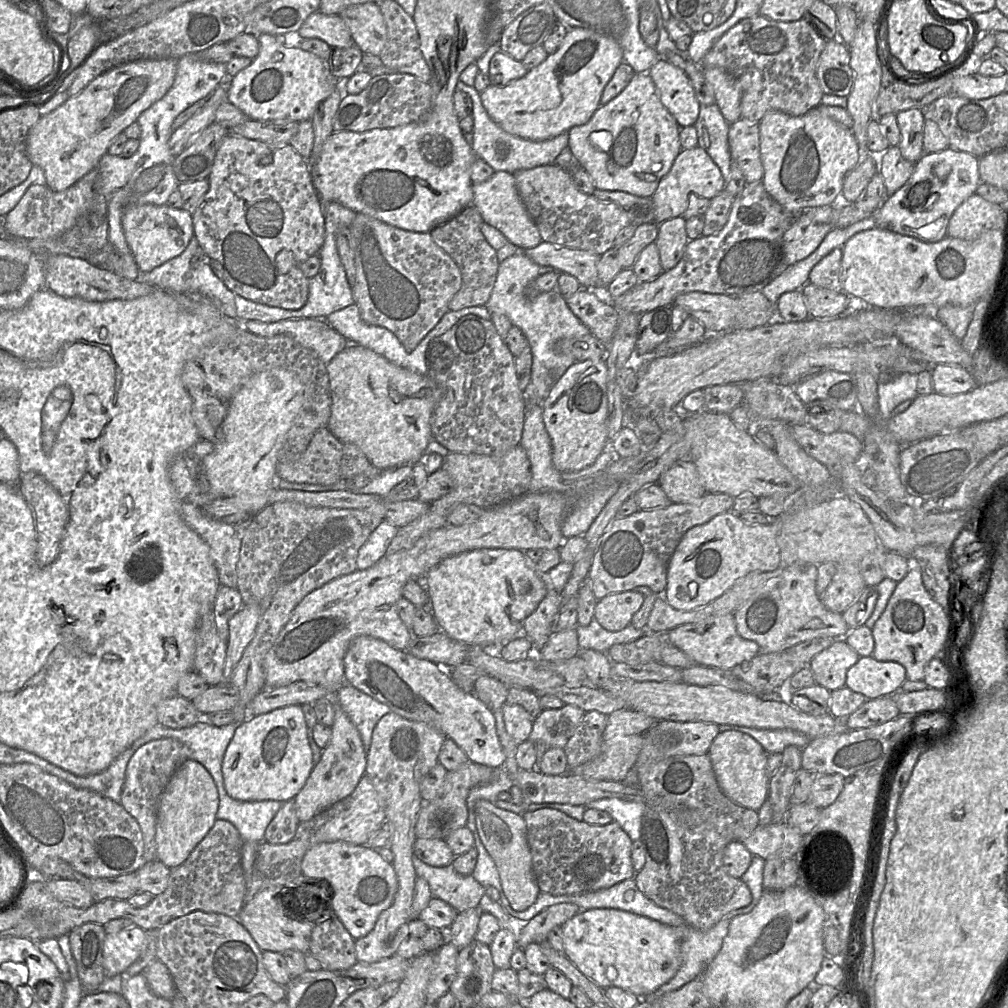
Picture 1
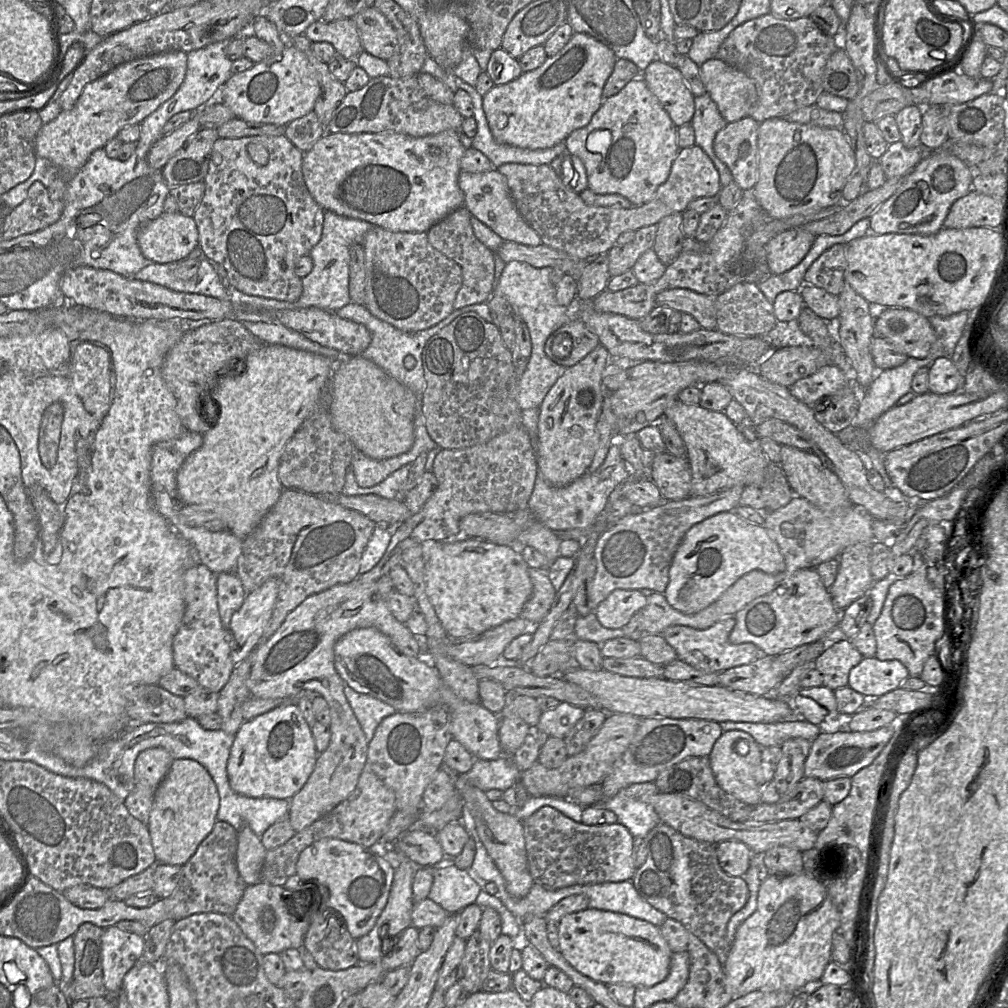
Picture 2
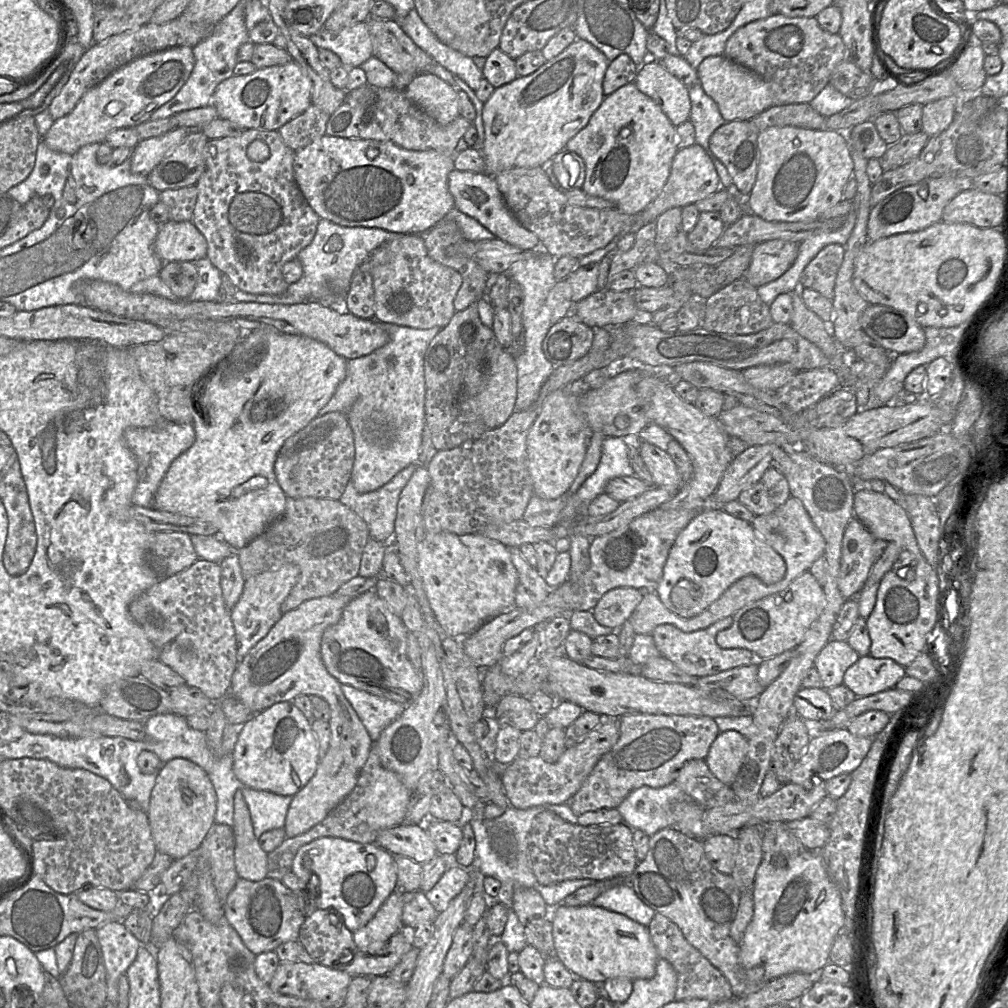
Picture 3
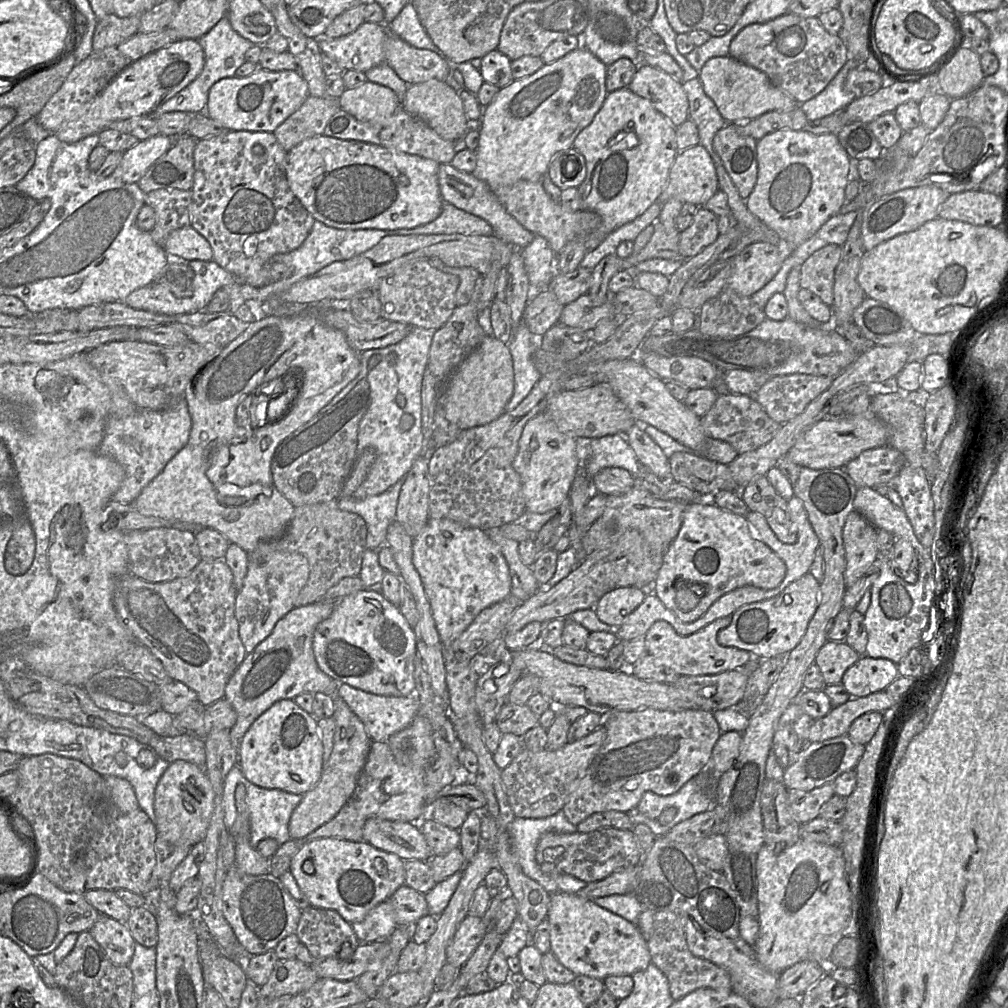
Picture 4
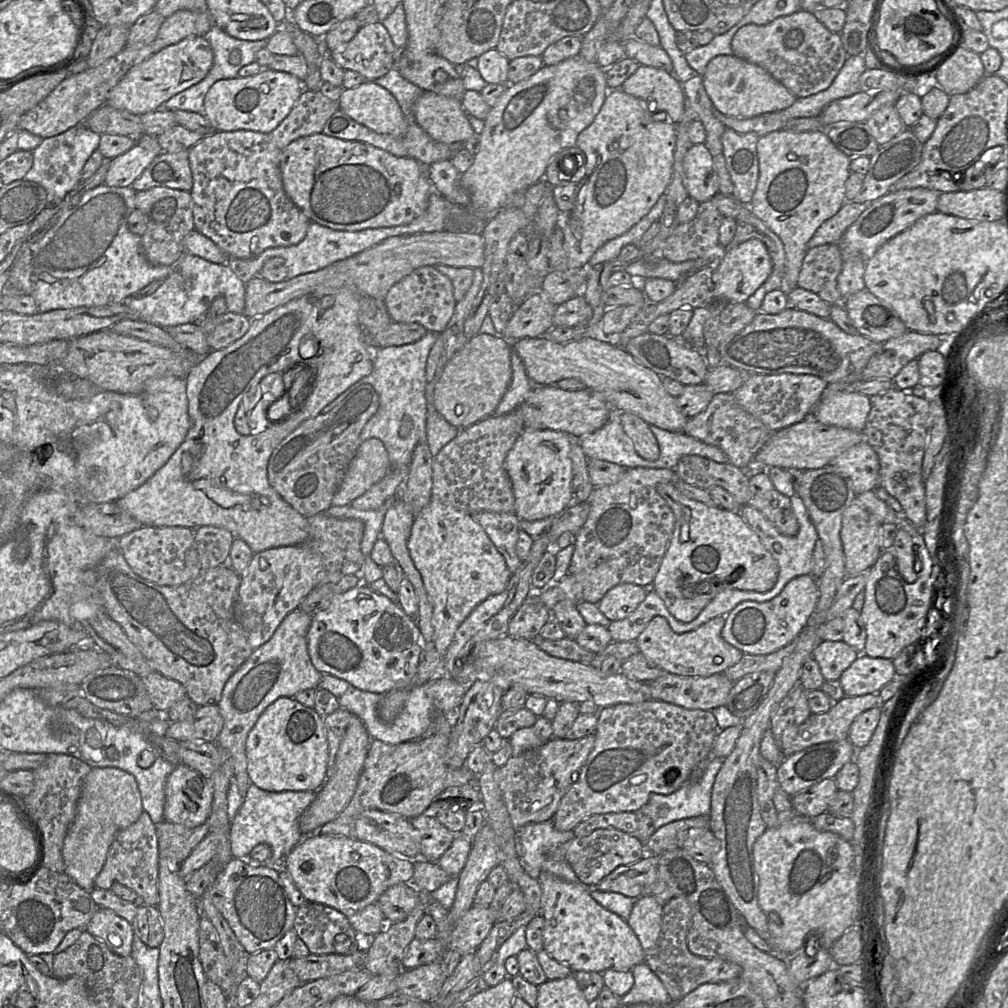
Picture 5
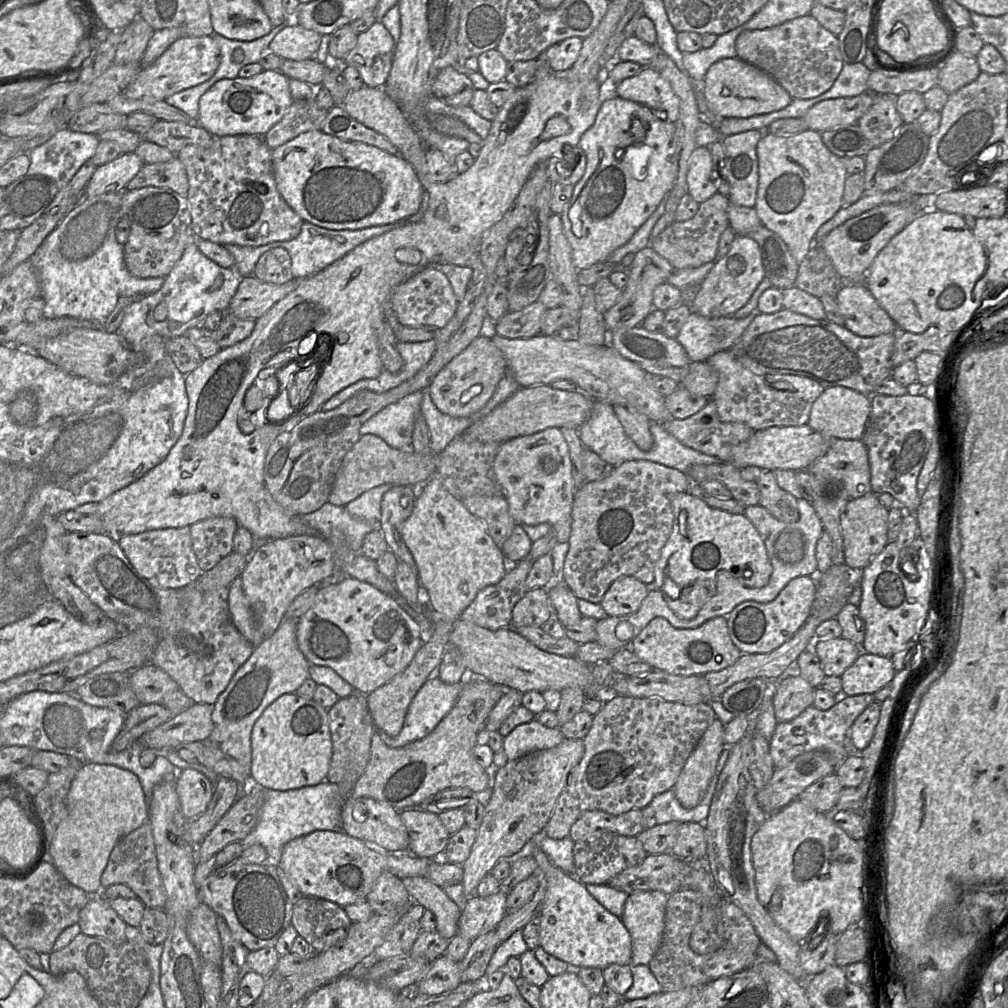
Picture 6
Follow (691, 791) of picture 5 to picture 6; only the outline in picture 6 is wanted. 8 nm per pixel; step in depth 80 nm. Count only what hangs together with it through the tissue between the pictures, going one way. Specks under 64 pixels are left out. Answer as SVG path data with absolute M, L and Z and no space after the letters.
M726 747L720 754L715 773L709 783L706 793L695 808L686 809L682 807L676 799L673 789L654 796L649 805L655 812L656 824L665 824L668 822L704 823L708 817L712 797L717 786L719 775L728 759L729 750L730 747Z

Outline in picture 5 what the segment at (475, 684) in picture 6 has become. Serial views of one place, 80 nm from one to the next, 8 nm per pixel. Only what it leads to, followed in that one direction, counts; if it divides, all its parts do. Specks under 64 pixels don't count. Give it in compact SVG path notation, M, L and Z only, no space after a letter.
M429 732L422 738L387 744L372 739L353 797L345 808L315 834L354 837L356 819L366 810L377 809L411 819L428 811L431 802L451 786L475 784L476 776L466 766L451 769L445 763L450 736Z

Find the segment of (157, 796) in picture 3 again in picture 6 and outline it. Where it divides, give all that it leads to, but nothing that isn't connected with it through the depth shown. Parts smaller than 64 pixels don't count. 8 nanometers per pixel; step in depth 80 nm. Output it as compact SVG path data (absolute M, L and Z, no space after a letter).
M191 768L178 770L175 786L181 811L187 820L196 819L206 811L214 784L202 772Z

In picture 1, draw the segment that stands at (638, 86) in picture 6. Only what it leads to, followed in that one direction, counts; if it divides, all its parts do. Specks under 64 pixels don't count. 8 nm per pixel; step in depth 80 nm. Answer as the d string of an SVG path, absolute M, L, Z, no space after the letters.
M659 58L648 74L655 84L662 104L678 125L694 126L701 104L686 73L665 58Z

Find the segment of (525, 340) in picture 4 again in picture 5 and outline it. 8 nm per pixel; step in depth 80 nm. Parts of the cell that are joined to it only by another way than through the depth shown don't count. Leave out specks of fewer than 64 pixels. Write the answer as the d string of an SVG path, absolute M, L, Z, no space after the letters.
M514 350L511 352L511 368L511 383L490 417L500 416L516 410L523 403L531 389L535 387L528 378L520 357Z

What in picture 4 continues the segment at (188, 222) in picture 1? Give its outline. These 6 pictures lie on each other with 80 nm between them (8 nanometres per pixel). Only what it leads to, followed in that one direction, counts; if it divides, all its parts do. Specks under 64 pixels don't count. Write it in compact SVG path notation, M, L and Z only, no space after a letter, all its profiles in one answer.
M191 225L171 232L163 249L172 260L213 260L210 243Z

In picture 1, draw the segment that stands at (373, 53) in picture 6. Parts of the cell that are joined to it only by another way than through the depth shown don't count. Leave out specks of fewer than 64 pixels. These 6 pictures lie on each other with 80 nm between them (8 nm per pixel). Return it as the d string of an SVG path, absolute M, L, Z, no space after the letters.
M320 10L312 13L298 31L303 39L318 38L334 48L354 45L352 35L339 15L326 15Z

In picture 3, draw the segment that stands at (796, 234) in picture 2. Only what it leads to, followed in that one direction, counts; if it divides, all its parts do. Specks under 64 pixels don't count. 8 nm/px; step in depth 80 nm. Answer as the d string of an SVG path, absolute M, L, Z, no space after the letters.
M777 239L755 245L743 278L755 288L777 279L795 262L799 244Z

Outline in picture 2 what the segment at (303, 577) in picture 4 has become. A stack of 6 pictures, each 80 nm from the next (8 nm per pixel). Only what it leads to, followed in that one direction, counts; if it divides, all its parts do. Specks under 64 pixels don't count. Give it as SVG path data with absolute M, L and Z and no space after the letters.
M275 578L265 581L259 588L248 593L239 610L231 618L231 658L235 667L239 665L261 642L279 592Z

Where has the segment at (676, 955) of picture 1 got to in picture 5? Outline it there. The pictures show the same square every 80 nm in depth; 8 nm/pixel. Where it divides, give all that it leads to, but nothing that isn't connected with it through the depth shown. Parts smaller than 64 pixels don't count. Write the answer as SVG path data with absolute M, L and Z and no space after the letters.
M547 871L540 872L538 881L542 889L541 916L545 922L543 947L553 959L568 966L572 972L599 973L608 969L628 971L645 961L645 952L627 921L597 903L589 891L589 888L592 887L566 881Z

